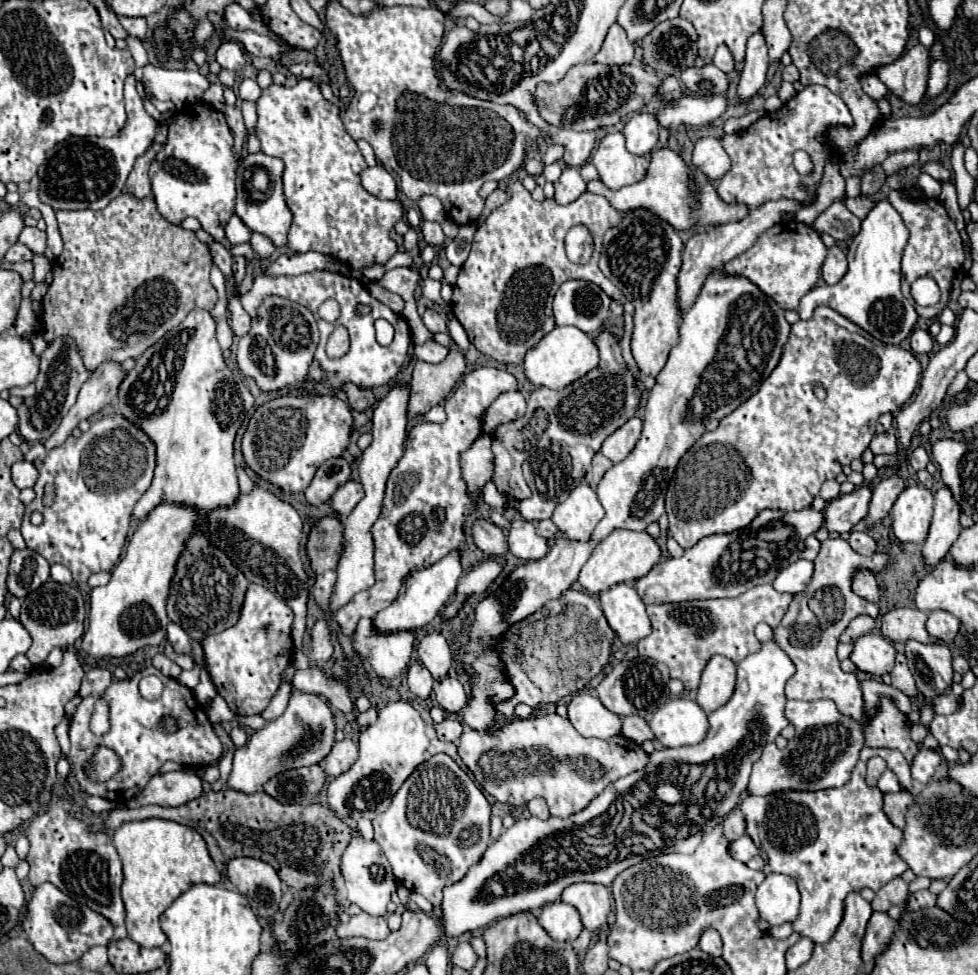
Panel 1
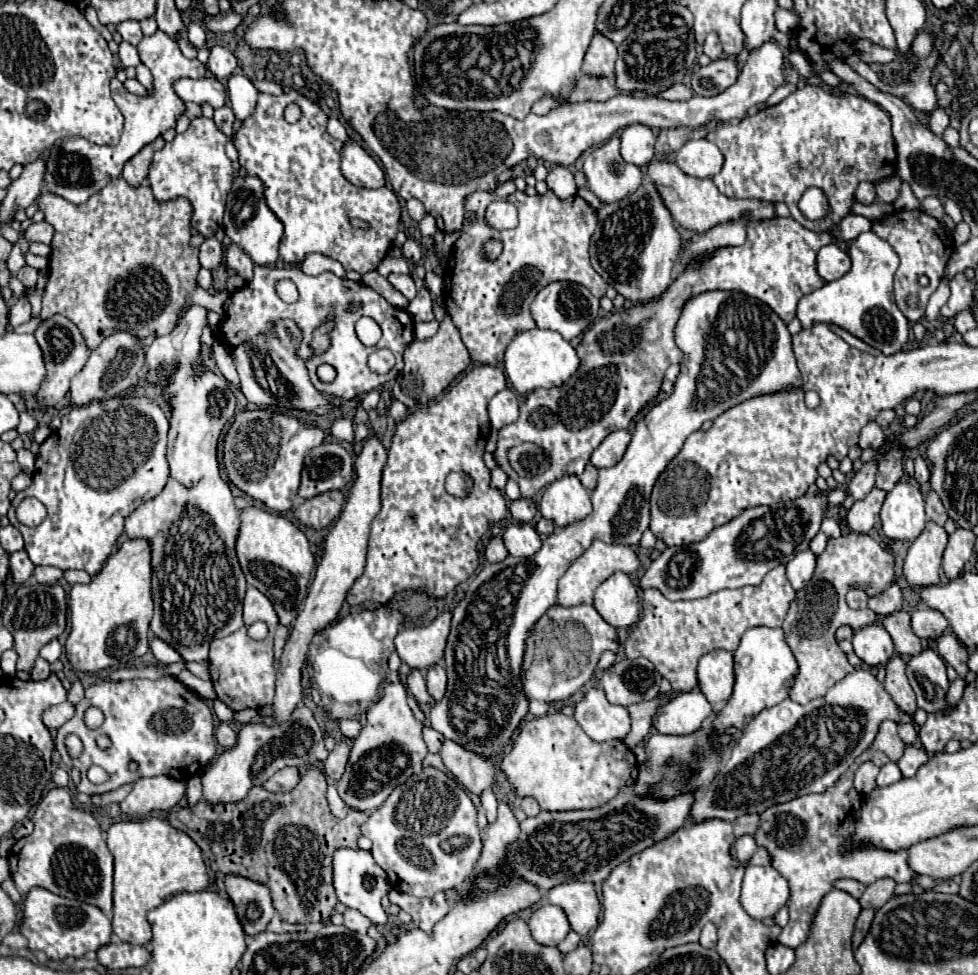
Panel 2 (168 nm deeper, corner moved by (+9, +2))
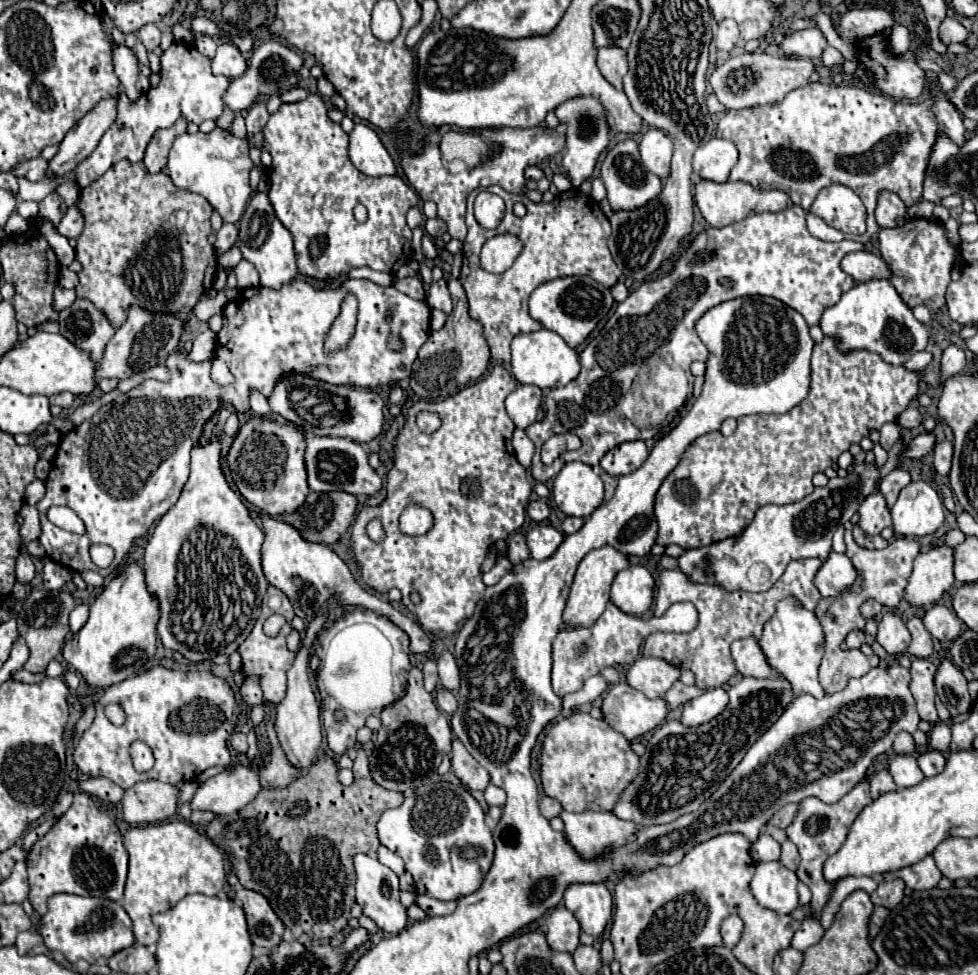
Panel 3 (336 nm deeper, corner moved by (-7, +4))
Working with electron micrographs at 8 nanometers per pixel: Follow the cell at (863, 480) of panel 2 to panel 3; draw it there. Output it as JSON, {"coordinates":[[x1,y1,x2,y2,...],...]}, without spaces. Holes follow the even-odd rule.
{"coordinates":[[920,433,918,437,912,439,912,443,908,445,908,451,904,455,910,459,920,459,932,449,934,449,934,435,932,433]]}

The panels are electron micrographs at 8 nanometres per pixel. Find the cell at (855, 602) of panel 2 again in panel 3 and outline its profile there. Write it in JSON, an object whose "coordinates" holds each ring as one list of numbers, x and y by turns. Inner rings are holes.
{"coordinates":[[868,599,868,601,860,607,860,613,862,613,864,619,872,619,872,617,878,617,878,615,882,613,882,609,884,609,884,607,882,607,878,601]]}

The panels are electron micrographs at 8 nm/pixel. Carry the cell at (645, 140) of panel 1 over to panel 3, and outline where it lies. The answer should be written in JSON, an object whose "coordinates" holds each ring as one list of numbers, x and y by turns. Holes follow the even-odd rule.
{"coordinates":[[650,129,642,135,640,155,644,167,658,175,662,181,670,175,670,157,672,157,672,139,660,129]]}

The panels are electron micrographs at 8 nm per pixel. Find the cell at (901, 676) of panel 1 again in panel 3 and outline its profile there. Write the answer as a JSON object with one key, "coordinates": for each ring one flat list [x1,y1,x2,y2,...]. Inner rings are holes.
{"coordinates":[[914,659,910,671,912,671,910,691,916,699,918,715,920,715,920,719,924,719,928,723,936,723,938,721,938,713,936,713,936,707,934,707,936,665,928,659]]}

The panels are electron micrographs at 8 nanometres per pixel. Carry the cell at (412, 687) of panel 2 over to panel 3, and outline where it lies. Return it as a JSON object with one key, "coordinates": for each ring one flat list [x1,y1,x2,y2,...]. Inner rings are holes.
{"coordinates":[[444,687,436,689,436,703,438,703,438,709,448,713,448,715,452,715,456,711,456,707,458,707,458,701,456,701,454,693,444,689]]}

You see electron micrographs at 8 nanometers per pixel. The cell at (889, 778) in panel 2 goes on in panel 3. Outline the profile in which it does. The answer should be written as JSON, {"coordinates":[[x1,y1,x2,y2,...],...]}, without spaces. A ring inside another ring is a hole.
{"coordinates":[[894,755,888,763,888,771,892,773,898,789,912,787,924,779,924,773,916,763,916,755]]}

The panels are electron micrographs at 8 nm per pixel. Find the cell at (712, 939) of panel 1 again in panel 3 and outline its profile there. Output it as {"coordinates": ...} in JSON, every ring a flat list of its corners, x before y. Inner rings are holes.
{"coordinates":[[730,915,730,917,724,919,720,931,722,931,724,945,726,945,728,949,732,949,732,947,738,943,738,939,740,939,740,935,742,935,742,929,744,929,744,923,742,923,742,919,740,919,738,915]]}

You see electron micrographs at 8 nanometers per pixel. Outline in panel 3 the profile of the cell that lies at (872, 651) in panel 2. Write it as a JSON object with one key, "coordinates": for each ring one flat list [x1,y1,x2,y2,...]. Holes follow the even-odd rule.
{"coordinates":[[884,613,878,623,876,641,888,651,888,655,900,655,906,651,910,643,910,631,906,629,906,623,898,615]]}

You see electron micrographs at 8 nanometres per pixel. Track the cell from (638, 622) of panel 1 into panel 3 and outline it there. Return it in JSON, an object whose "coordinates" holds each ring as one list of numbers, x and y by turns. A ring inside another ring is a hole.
{"coordinates":[[628,565,612,583,610,599,624,613,644,615,654,601,654,577,642,565]]}

